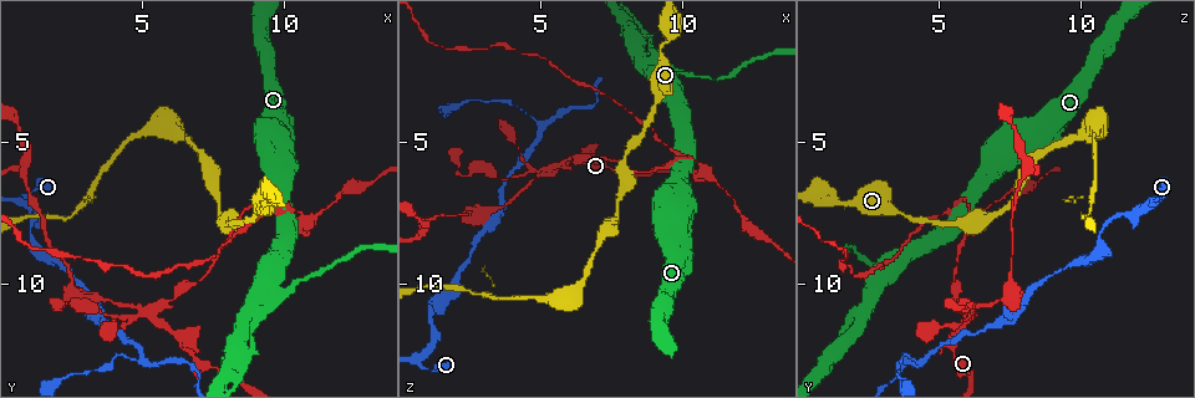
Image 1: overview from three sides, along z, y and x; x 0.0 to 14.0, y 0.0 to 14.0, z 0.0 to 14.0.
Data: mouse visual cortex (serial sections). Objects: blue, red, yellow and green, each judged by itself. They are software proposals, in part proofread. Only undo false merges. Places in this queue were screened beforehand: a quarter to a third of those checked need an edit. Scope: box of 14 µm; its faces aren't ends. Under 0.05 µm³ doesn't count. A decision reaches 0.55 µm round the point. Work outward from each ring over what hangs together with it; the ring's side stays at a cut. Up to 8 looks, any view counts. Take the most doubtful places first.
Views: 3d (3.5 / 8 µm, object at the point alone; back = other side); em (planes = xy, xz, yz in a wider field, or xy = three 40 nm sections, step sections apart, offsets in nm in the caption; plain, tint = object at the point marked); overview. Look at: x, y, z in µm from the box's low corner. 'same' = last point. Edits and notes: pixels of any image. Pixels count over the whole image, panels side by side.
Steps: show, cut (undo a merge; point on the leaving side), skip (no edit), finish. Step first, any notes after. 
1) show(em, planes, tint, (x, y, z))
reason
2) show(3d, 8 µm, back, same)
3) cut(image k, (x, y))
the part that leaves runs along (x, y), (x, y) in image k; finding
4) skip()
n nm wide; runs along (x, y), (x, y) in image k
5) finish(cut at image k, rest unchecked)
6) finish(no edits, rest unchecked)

show(em, xy, step 1, tint, (5.3, 11.0, 5.9))
four-way junction

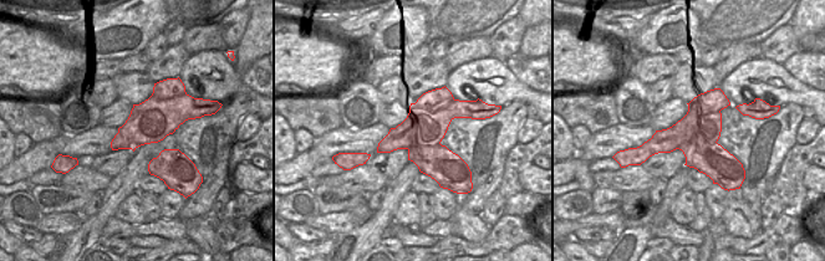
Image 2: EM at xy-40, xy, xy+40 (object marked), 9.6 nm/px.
show(3d, 3.5 µm, same)
wider look

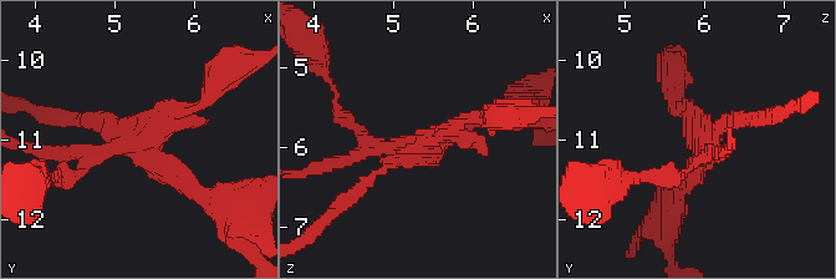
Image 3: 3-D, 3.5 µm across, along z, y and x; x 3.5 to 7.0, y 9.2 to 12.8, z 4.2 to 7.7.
cut(image 3, (189, 117))
the part that leaves runs along (147, 136), (200, 106), (239, 60) in image 3; a second cell is stuck on

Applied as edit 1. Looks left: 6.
show(3d, 3.5 µm, (9.7, 10.1, 2.5))
narrows sharply

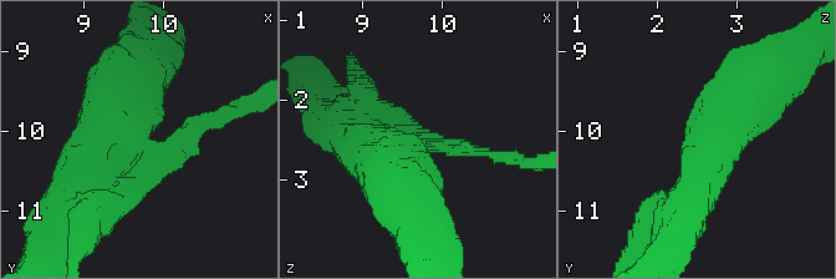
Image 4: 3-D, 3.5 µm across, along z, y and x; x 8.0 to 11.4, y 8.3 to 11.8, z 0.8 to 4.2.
show(em, xy, step 5, tint, (9.70, 10.20, 2.60))
shape alone is not enough

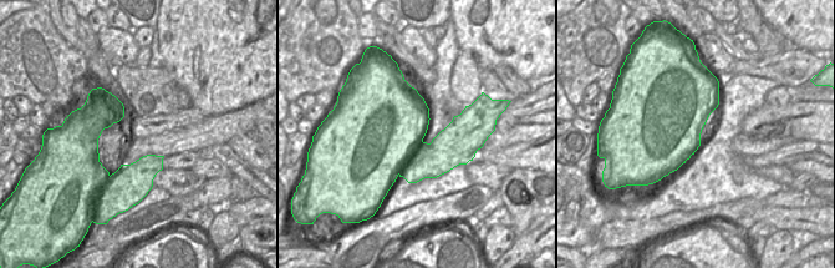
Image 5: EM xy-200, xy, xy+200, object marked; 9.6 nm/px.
show(em, xy, step 2, tint, same)
another direction

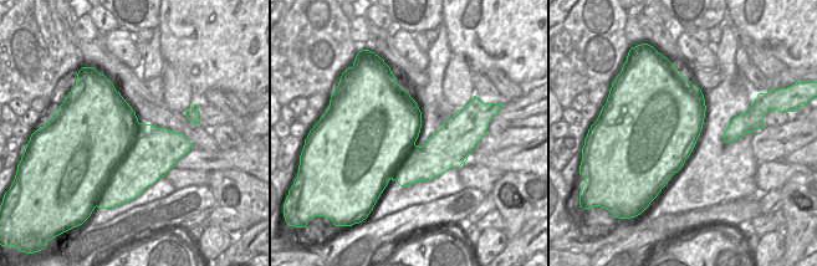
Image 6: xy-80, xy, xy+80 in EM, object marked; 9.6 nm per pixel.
skip()
all the same cell

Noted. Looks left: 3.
show(3d, 3.5 µm, back, (5.0, 12.7, 4.4))
sharp bend

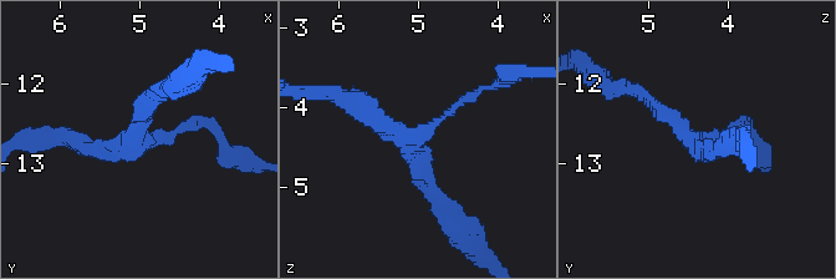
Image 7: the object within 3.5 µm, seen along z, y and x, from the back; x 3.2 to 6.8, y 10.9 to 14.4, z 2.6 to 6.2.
show(em, planes, tint, (5.10, 12.70, 4.45))

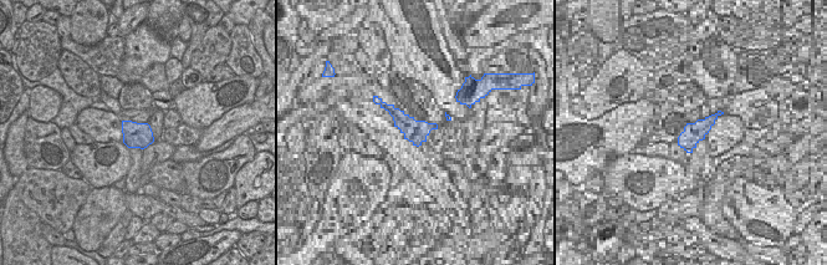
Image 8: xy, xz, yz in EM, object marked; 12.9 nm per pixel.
show(em, xy, step 1, tint, same)
cut it another way

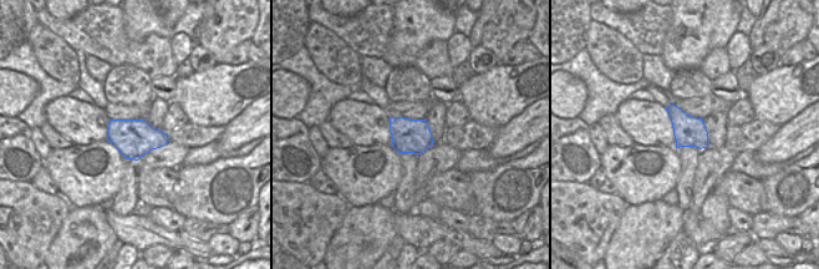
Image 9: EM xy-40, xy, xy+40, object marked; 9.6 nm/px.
skip()
340 nm wide; runs along (439, 201), (412, 143), (478, 92) in image 7; all the same cell

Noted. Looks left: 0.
finish(cut at image 3, rest unchecked)

